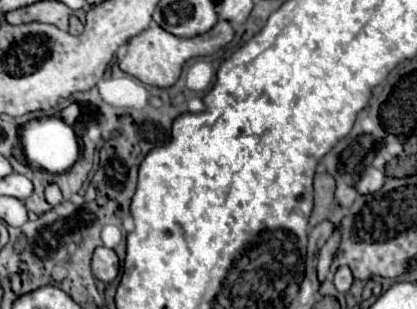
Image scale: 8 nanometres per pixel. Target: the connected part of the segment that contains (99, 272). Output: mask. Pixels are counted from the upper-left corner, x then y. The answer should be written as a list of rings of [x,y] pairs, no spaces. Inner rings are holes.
[[[106,246],[96,248],[94,256],[92,256],[92,272],[98,280],[102,280],[106,284],[112,282],[120,272],[120,260],[118,260],[116,252]]]

